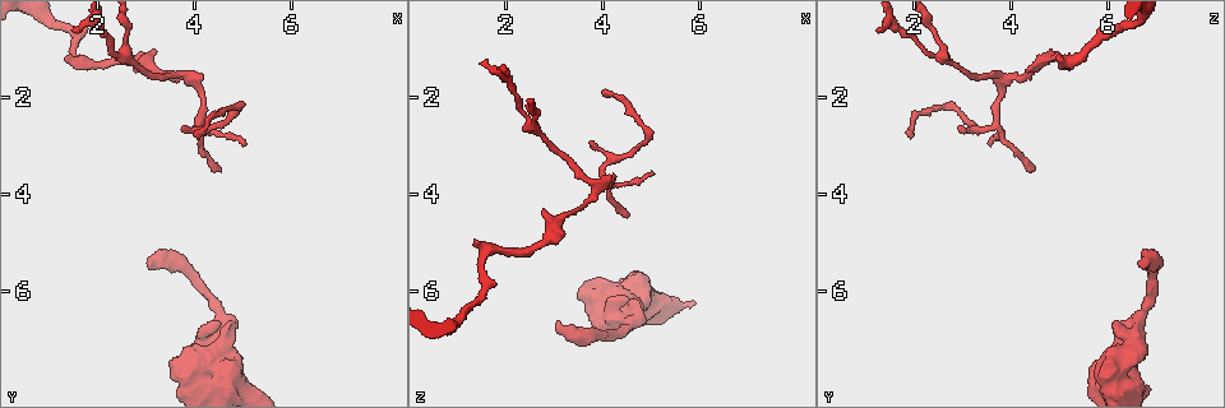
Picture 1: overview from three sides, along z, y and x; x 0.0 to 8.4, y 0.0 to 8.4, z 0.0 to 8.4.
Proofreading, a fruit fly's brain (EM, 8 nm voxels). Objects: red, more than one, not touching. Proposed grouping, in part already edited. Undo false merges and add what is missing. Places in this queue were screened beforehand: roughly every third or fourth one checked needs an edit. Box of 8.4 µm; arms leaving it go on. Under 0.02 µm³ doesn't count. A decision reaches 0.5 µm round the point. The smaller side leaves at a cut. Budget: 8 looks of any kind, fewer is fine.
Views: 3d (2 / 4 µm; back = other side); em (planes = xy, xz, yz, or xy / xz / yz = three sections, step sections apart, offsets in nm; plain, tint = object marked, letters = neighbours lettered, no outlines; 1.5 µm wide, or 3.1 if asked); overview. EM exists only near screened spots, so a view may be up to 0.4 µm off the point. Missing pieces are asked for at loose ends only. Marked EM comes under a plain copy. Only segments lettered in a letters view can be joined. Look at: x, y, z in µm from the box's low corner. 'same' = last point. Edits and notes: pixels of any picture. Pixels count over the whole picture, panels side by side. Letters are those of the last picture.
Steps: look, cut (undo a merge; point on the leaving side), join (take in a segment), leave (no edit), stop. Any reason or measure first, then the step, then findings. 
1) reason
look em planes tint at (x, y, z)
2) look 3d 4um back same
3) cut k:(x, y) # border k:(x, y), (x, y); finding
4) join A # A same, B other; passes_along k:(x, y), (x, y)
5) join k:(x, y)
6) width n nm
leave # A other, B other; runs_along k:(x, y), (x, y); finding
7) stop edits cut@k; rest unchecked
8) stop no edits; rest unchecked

thin end
look em xy step 8 tint at (3.80, 2.55, 3.00)

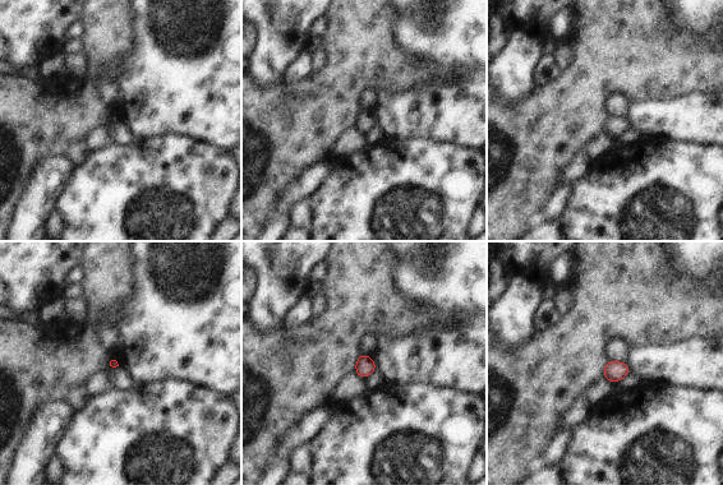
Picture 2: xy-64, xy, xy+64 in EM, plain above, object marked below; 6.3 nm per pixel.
look em planes letters same

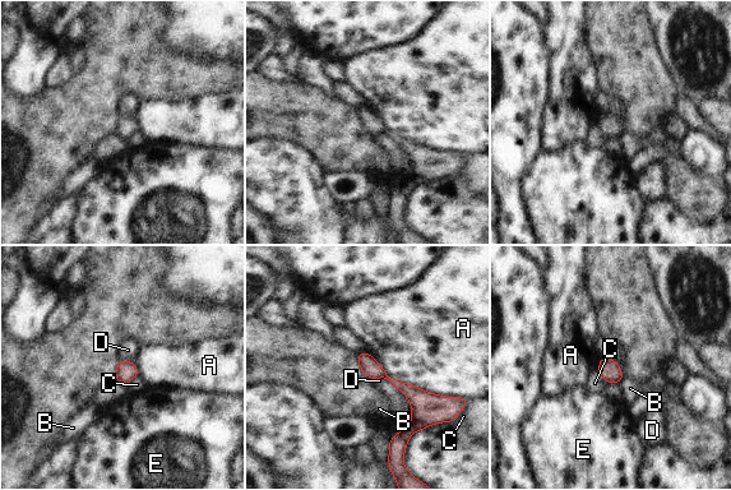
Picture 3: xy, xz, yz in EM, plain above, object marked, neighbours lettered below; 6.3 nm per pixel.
width 110 nm
leave # A other, B other, C other, D other, E other; runs_along 3:(360, 356), (374, 370), (431, 406); no lettered segment goes on from it

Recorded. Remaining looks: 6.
free end
look 3d 4um at (1.55, 0.65, 1.25)

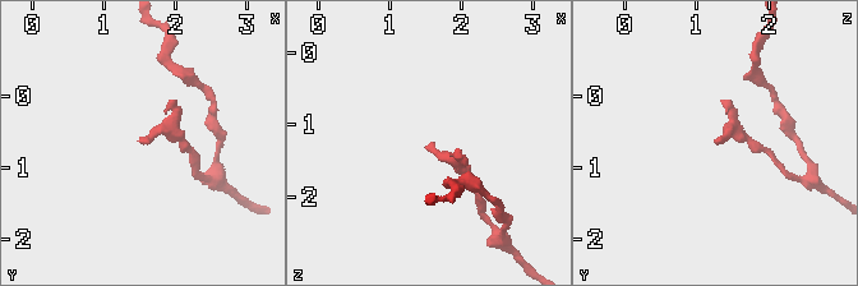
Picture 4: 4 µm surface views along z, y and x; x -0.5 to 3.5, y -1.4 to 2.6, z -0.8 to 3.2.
now the EM
look em planes letters at (1.50, 0.60, 1.30)

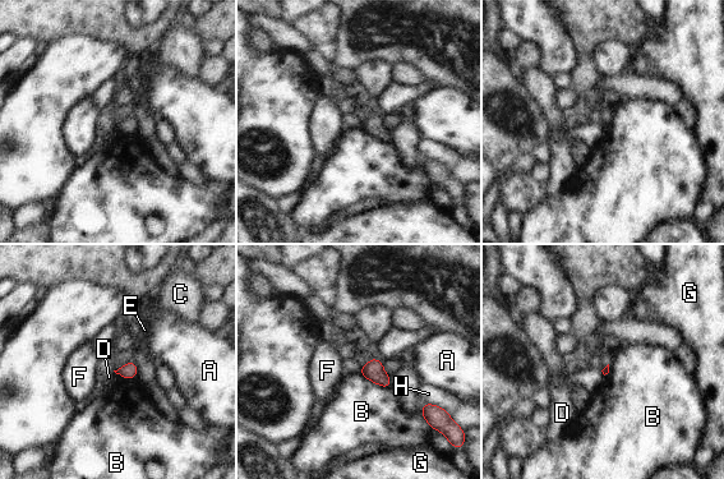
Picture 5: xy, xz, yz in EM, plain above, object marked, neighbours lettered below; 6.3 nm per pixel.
longest_contact B 240 nm
leave # A other, B other, C other, D other, E other, F other, G other, H other; no lettered segment goes on from it

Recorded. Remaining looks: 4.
look em xz step 4 tint at (3.05, 5.45, 6.60)

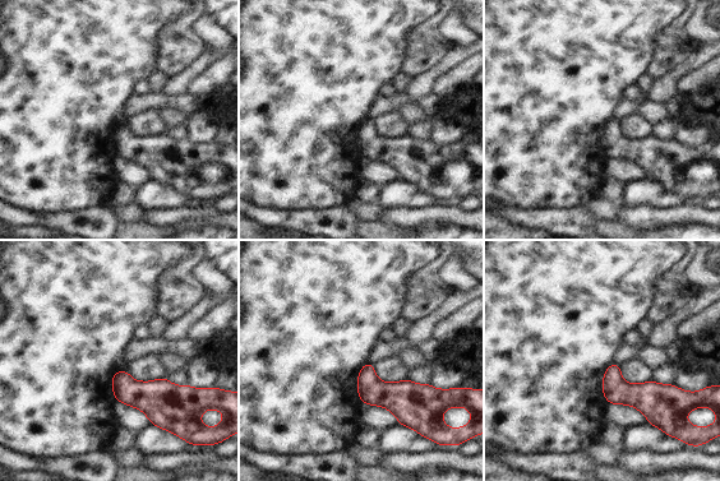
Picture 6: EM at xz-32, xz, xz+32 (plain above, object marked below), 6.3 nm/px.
cut it another way
look em planes letters same

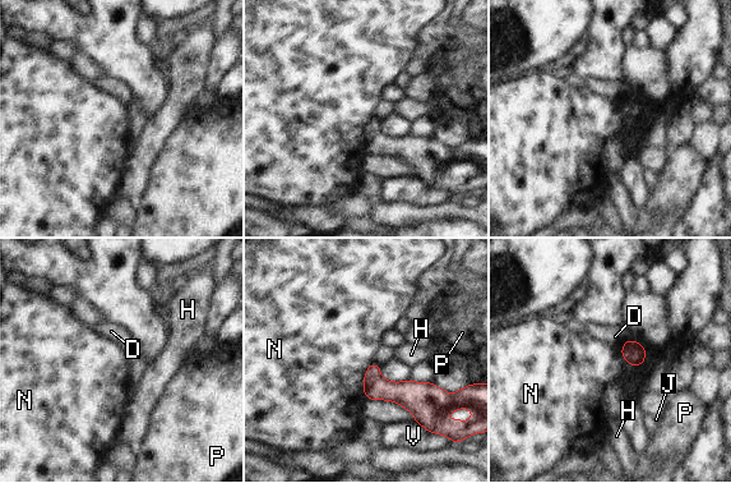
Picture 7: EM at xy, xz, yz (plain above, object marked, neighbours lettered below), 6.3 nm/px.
width 140 nm
leave # D other, H other, J other, N other, P other, V other; border 7:(630, 337), (644, 348), (641, 367); none of them fits

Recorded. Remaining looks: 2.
stop no edits; rest unchecked

